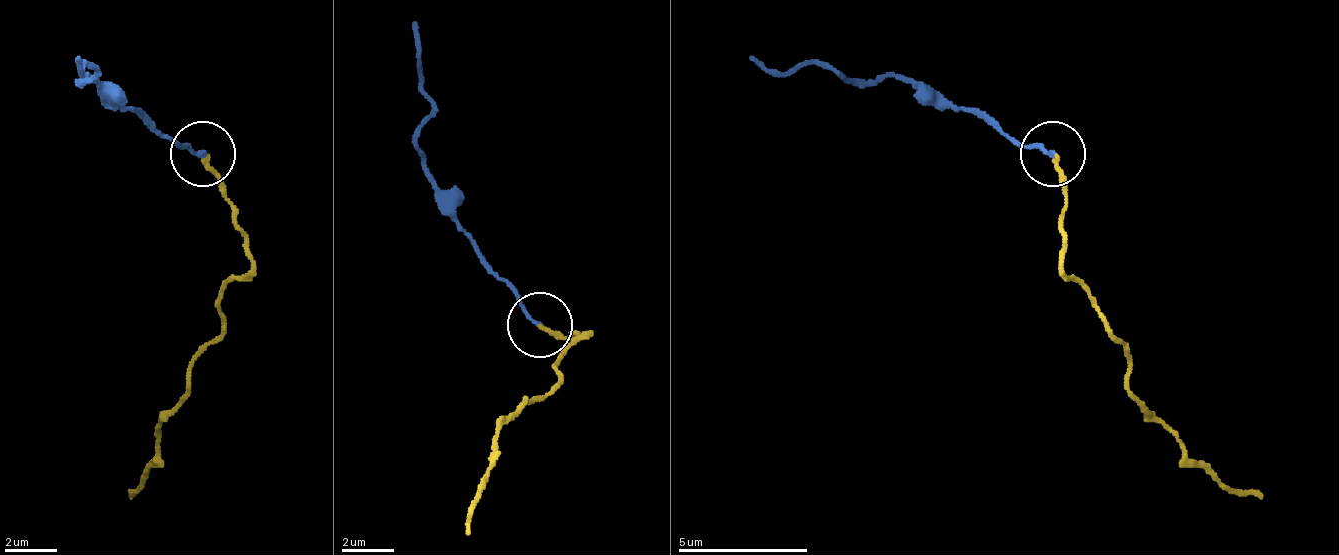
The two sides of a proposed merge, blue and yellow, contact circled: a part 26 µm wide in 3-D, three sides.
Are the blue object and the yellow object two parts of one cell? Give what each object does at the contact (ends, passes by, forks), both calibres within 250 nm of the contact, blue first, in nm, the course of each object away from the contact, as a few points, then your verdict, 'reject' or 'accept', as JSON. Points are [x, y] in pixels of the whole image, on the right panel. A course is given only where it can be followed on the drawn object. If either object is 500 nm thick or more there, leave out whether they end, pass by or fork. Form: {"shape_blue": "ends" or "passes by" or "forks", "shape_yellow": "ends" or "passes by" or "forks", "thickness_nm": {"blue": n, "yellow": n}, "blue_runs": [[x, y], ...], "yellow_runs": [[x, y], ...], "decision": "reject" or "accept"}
{"shape_blue": "ends", "shape_yellow": "ends", "thickness_nm": {"blue": 160, "yellow": 150}, "blue_runs": [[1054, 155], [898, 77], [859, 77], [826, 70], [813, 64], [761, 70], [748, 57]], "yellow_runs": [[1054, 155], [1067, 201], [1061, 266], [1087, 292], [1107, 331], [1126, 351], [1126, 390], [1191, 462], [1263, 501]], "decision": "reject"}

